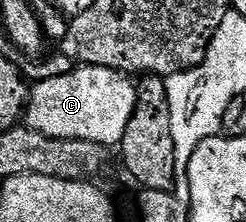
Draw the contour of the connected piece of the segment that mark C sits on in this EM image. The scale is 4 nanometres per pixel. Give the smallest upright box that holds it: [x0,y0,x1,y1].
[26,66,136,149]

